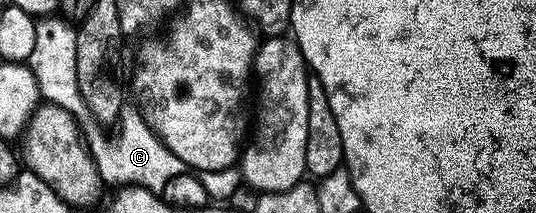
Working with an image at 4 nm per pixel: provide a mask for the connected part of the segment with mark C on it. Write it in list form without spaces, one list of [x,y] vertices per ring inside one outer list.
[[[40,17],[36,19],[34,50],[30,52],[30,57],[26,61],[26,65],[34,73],[41,96],[47,102],[66,109],[76,118],[77,123],[83,125],[82,130],[88,140],[88,147],[92,151],[96,168],[105,184],[116,183],[115,185],[145,187],[148,191],[163,192],[166,181],[170,181],[170,177],[185,174],[186,168],[183,161],[174,157],[170,149],[166,149],[166,145],[150,130],[148,122],[136,109],[128,109],[123,112],[118,123],[120,140],[117,143],[112,139],[104,139],[103,133],[100,132],[103,130],[93,122],[93,117],[87,105],[82,101],[82,93],[78,89],[76,27],[63,18],[60,18],[61,20],[56,18]]]

